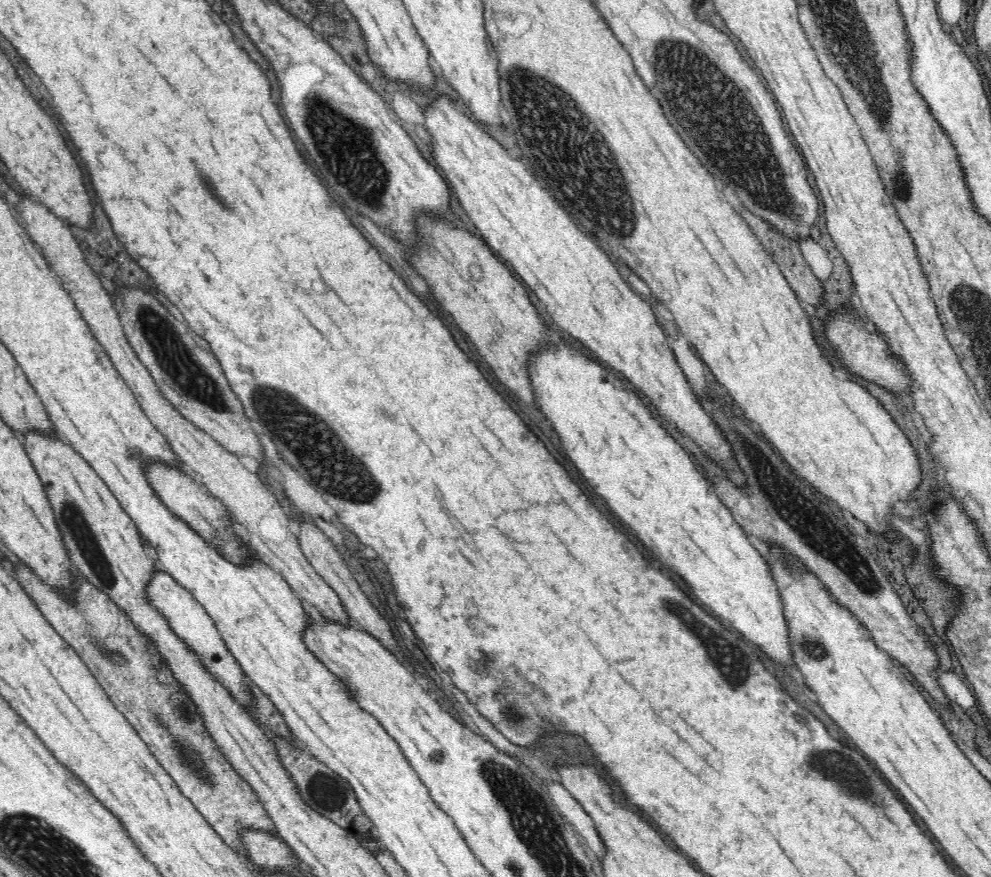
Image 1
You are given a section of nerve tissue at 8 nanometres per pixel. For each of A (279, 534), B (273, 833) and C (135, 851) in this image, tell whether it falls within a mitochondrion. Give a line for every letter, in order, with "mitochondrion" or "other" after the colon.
A: other
B: other
C: other

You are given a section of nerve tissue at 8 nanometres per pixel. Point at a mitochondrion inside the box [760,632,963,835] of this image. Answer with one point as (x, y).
(833, 767)

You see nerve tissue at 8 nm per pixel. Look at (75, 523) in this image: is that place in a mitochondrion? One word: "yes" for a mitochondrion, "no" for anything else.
yes

